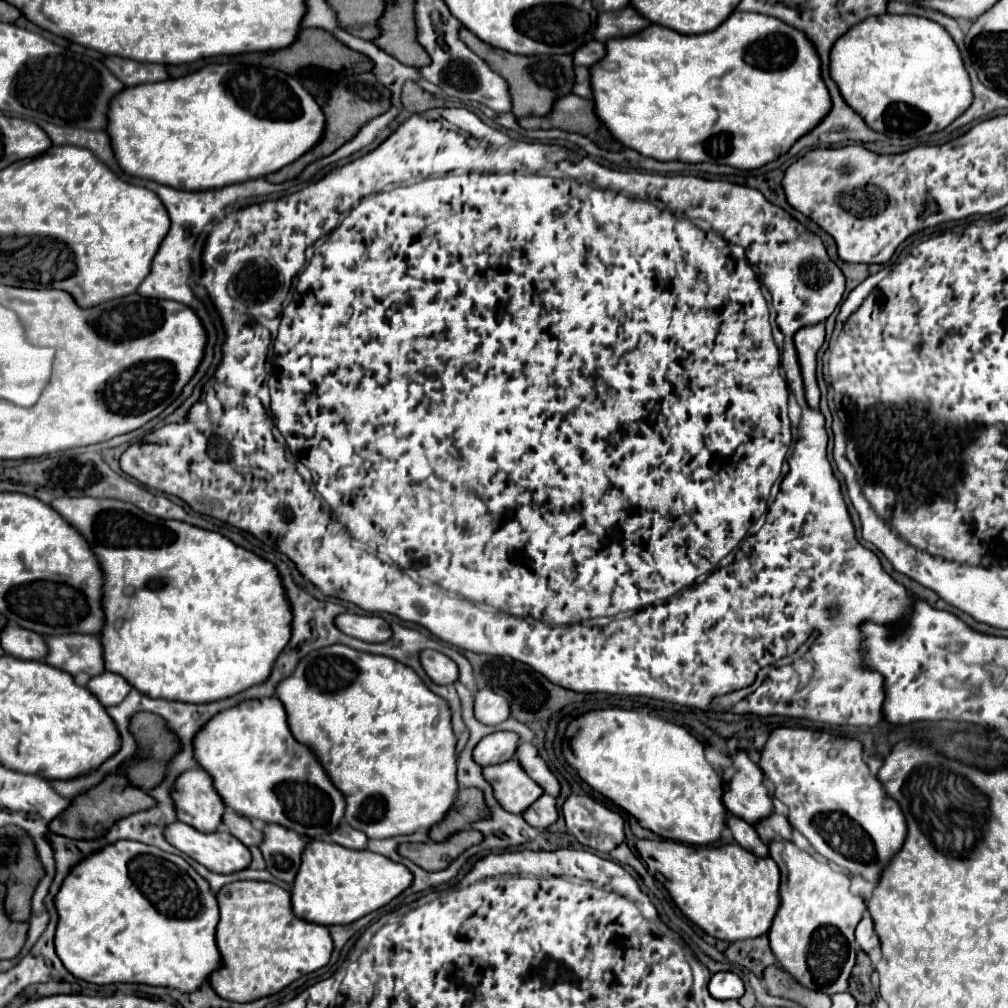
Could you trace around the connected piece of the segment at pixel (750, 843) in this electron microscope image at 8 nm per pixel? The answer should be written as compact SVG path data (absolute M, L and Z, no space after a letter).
M730 816L730 818L726 820L726 824L728 824L728 828L732 830L734 840L736 840L742 848L750 850L752 854L756 854L756 856L760 856L760 858L768 856L768 846L760 840L760 836L756 834L756 830L754 830L752 824L748 824L748 822L744 822L742 818L736 818L736 816Z

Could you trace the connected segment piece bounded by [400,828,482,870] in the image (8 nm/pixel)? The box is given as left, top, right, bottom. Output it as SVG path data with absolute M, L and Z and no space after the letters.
M460 830L442 842L424 844L400 844L400 856L412 860L424 870L444 870L454 858L458 858L466 848L482 842L478 830Z

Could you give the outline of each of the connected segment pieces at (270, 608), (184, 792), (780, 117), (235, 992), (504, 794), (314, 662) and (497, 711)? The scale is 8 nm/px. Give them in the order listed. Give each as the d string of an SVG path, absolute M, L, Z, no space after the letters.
M56 498L50 502L50 506L72 526L76 528L86 542L90 542L92 552L96 554L96 560L100 562L100 570L104 574L104 586L102 586L102 606L104 606L104 634L100 634L102 642L102 656L106 662L106 670L120 674L130 682L132 688L136 688L142 694L148 694L150 698L168 698L168 700L180 700L180 702L214 702L228 696L234 696L254 684L260 684L268 678L272 670L272 662L280 654L280 650L286 646L290 636L290 604L286 600L286 592L282 588L280 576L276 568L258 558L256 554L244 550L242 546L236 546L228 538L224 538L218 532L208 532L202 528L196 528L186 522L178 520L160 520L156 516L144 514L140 508L136 508L132 502L124 502L118 498Z
M192 768L180 774L172 784L172 802L176 802L176 816L180 822L200 832L214 832L220 828L224 802L214 790L206 770Z
M736 10L716 30L712 30L708 34L700 34L700 36L684 36L684 34L678 34L676 30L670 30L670 28L664 28L658 24L650 24L648 30L642 30L640 34L632 34L632 38L612 38L612 42L608 42L604 46L606 46L608 54L600 62L596 62L596 66L590 66L590 82L592 82L592 92L594 92L596 116L600 118L602 124L606 124L606 128L618 142L622 142L624 146L628 146L648 158L654 158L654 160L714 162L714 164L728 164L728 166L744 168L744 170L760 168L766 162L772 162L774 158L778 158L782 152L786 152L800 136L810 132L820 122L820 118L824 118L824 114L828 114L828 106L830 106L828 90L820 76L820 58L818 58L812 42L808 42L808 38L800 30L796 30L772 16Z
M240 880L216 892L220 922L216 942L222 966L208 976L208 984L220 998L252 1002L276 994L300 976L328 964L332 938L326 926L308 924L292 914L290 894L272 882Z
M506 760L484 768L484 780L492 786L494 798L512 814L522 814L544 790L520 768L516 760Z
M332 644L332 646L326 646L326 648L314 650L312 654L306 654L296 664L296 670L288 678L280 680L280 686L276 686L274 696L284 704L292 734L298 738L298 742L308 746L316 754L318 762L326 770L332 784L344 794L344 798L346 798L346 822L352 828L364 832L368 838L392 838L392 836L400 836L400 834L414 834L418 828L428 830L444 818L444 814L452 806L452 802L456 798L456 792L458 792L458 782L456 782L456 736L452 732L450 708L448 708L446 700L442 700L440 696L430 692L412 668L408 668L408 666L404 666L404 664L400 664L400 662L396 662L388 656L366 654L366 652L358 652L354 648L348 648L344 644Z
M476 690L474 692L474 716L478 722L496 726L510 716L508 702L494 694L492 690Z

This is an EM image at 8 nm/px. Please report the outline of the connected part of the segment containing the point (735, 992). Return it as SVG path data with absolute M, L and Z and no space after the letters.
M718 972L710 980L710 994L718 1000L738 1000L744 996L744 982L732 972Z

